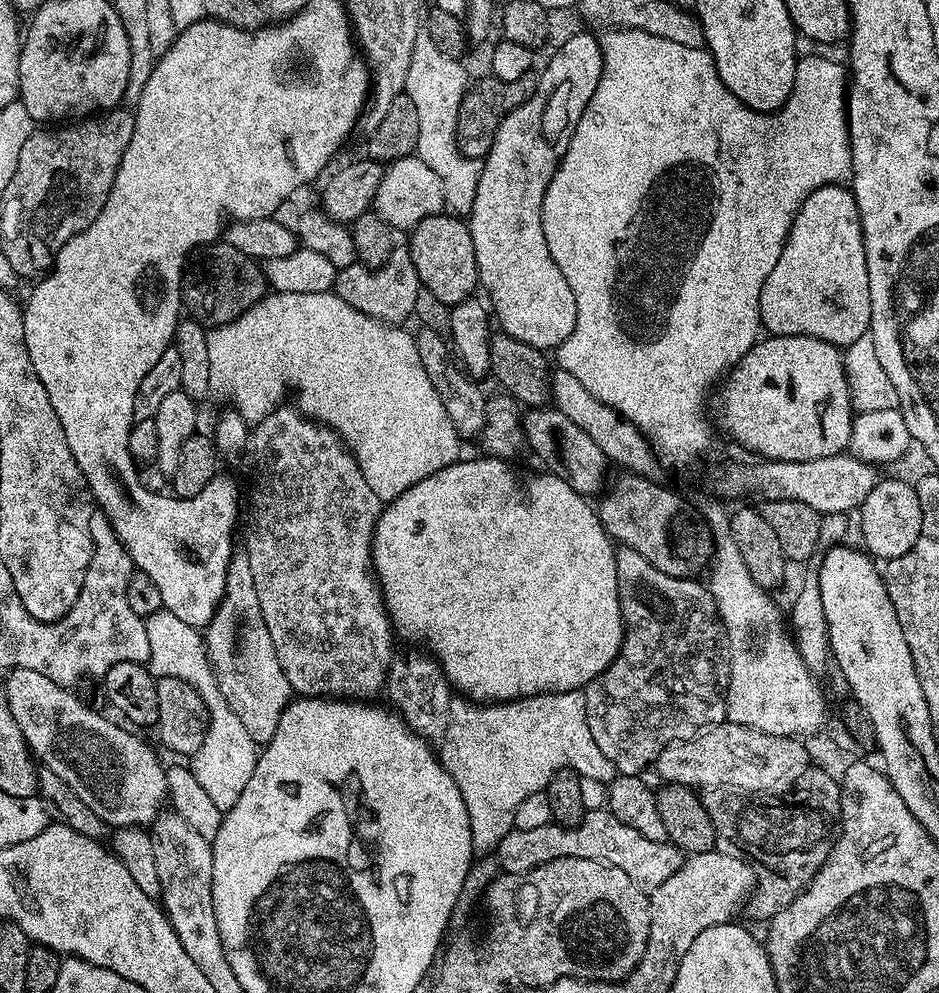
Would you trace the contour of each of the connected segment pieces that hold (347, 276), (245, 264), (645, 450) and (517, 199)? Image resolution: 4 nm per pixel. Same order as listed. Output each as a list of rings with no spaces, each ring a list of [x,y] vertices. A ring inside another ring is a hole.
[[[396,246],[381,268],[368,268],[357,262],[339,269],[334,291],[343,300],[350,302],[350,306],[362,310],[362,314],[381,320],[384,324],[400,326],[405,323],[403,320],[407,316],[409,318],[413,315],[421,287],[418,270],[414,270],[412,255],[408,253],[407,247]]]
[[[213,242],[207,245],[195,260],[182,284],[182,304],[205,326],[234,322],[234,318],[241,316],[259,300],[263,300],[269,291],[263,267],[246,254],[242,254],[242,250],[234,250],[234,246],[227,242]]]
[[[563,370],[551,373],[550,400],[557,410],[566,414],[566,418],[570,418],[570,422],[577,424],[583,432],[590,434],[590,438],[594,438],[594,442],[598,442],[598,446],[613,465],[621,464],[624,467],[621,469],[632,474],[647,477],[653,475],[652,471],[656,468],[658,456],[648,437],[635,424],[624,419],[619,412],[594,398],[594,394],[590,394],[590,390],[586,390],[586,386],[578,382],[578,378],[574,378],[574,374]]]
[[[588,32],[572,36],[548,60],[534,94],[500,119],[494,142],[487,156],[483,157],[478,194],[467,221],[474,242],[474,258],[480,271],[479,283],[492,299],[491,311],[500,319],[503,335],[513,336],[526,346],[541,350],[555,350],[566,338],[570,338],[571,326],[576,323],[576,304],[572,300],[570,282],[566,282],[564,269],[550,258],[550,246],[546,246],[546,234],[542,230],[542,202],[546,190],[556,173],[561,158],[570,146],[570,138],[590,102],[594,90],[604,73],[604,59],[599,39]]]

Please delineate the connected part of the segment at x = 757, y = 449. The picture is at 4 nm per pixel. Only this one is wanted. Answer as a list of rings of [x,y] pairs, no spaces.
[[[809,336],[761,338],[723,377],[719,388],[721,426],[757,457],[810,462],[814,458],[839,456],[848,447],[854,413],[844,373],[844,357],[835,344]]]

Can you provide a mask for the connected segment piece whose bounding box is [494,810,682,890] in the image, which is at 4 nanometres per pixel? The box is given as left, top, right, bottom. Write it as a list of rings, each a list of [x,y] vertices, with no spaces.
[[[607,810],[585,811],[580,821],[571,826],[553,822],[546,826],[534,826],[532,830],[513,827],[496,845],[494,856],[500,859],[504,872],[534,870],[558,858],[600,860],[603,864],[618,866],[645,890],[662,886],[662,882],[666,882],[670,874],[679,870],[682,863],[682,853],[675,844],[650,842],[650,838],[645,838],[643,834],[638,834],[638,830],[618,822],[618,818],[614,818],[614,814]]]

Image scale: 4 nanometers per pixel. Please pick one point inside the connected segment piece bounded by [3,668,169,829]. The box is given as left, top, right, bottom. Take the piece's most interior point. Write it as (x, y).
(119, 776)

